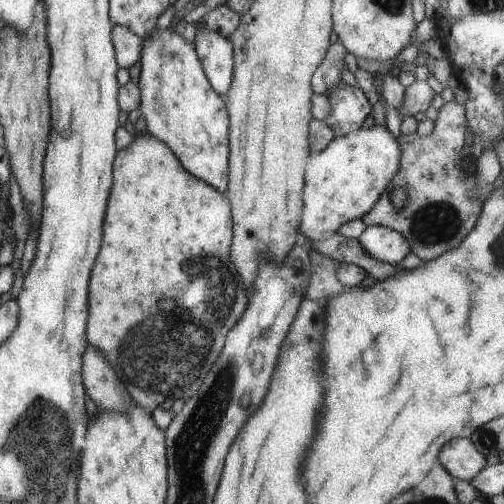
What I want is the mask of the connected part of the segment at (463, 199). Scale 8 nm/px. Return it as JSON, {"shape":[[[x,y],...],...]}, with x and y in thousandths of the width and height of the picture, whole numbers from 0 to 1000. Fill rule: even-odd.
{"shape":[[[899,196],[877,208],[853,268],[796,266],[788,274],[794,333],[750,401],[716,433],[722,444],[764,448],[794,460],[813,484],[813,496],[843,520],[905,492],[952,433],[958,401],[944,383],[944,343],[931,345],[913,317],[925,248],[925,216]],[[782,373],[806,377],[804,413],[786,413],[778,405],[774,385]]]}

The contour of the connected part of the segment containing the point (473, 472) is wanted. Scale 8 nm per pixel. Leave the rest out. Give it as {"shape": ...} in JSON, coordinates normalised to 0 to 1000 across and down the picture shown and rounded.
{"shape":[[[929,869],[889,873],[869,901],[871,919],[903,952],[940,952],[964,929],[964,907]]]}

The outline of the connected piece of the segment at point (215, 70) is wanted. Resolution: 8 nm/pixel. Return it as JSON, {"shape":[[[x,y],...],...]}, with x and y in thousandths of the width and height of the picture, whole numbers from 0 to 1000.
{"shape":[[[389,60],[385,91],[421,175],[448,192],[464,147],[462,87],[433,63]]]}

